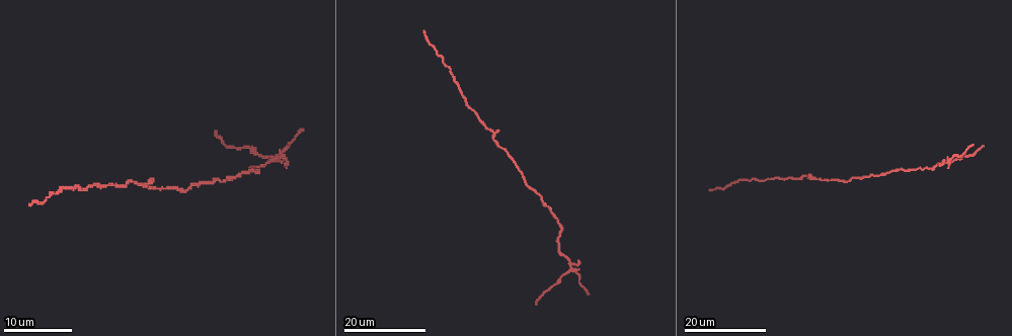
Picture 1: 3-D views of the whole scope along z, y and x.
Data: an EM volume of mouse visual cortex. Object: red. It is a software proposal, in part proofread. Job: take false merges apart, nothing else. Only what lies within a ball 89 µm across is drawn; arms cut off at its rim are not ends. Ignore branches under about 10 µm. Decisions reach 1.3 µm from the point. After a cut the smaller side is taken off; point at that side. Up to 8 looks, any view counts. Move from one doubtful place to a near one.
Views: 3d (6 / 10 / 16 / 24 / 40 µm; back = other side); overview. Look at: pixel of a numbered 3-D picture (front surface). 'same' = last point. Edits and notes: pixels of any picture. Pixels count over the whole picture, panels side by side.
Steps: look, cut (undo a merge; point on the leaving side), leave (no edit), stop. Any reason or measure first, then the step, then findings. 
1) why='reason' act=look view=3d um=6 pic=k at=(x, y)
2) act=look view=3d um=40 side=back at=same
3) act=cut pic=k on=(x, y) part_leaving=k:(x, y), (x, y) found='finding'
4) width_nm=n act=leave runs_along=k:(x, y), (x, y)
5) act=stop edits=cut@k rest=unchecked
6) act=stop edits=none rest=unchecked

why='sudden change in width' act=look view=3d um=16 pic=1 at=(559, 247)

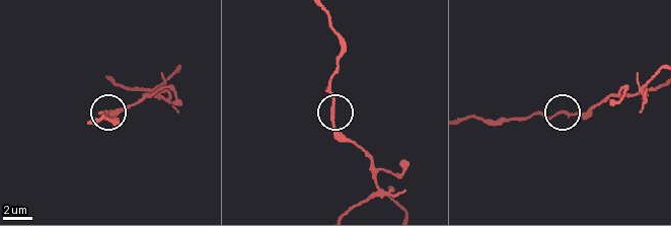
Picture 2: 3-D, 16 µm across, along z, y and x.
why='zoom in' act=look view=3d um=10 pic=2 at=(566, 112)

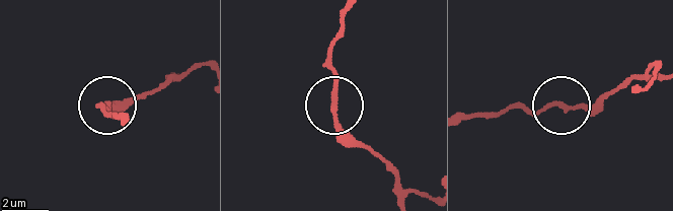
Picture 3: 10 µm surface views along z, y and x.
act=leave runs_along=3:(467, 118), (491, 118), (520, 106), (537, 112), (605, 99) found='all the same neuron'

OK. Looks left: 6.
why='thick turns thin' act=look view=3d um=24 pic=1 at=(570, 271)

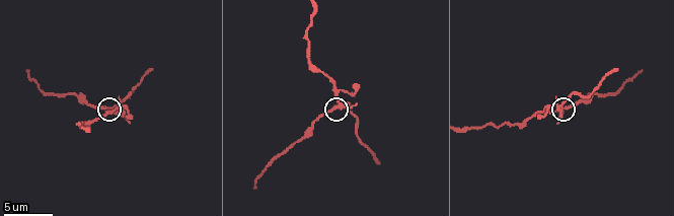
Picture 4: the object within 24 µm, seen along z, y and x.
act=look view=3d um=6 pic=4 at=(106, 108)

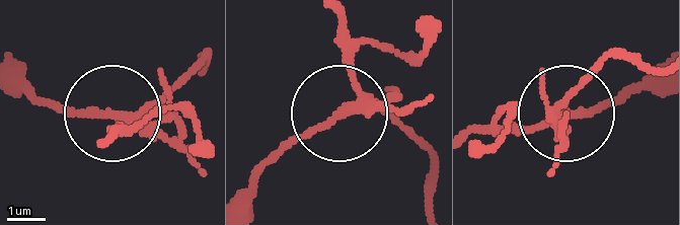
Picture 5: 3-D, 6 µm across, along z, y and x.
act=cut pic=5 on=(416, 103) part_leaving=5:(357, 110), (293, 140), (244, 198) found='a second neuron is stuck on'

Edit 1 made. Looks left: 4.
why='see it whole again' act=look view=overview

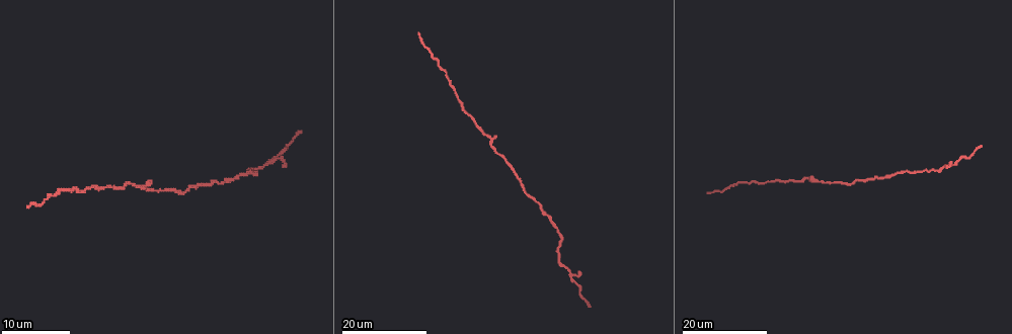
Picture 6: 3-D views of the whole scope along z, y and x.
act=look view=3d um=24 pic=6 at=(220, 183)

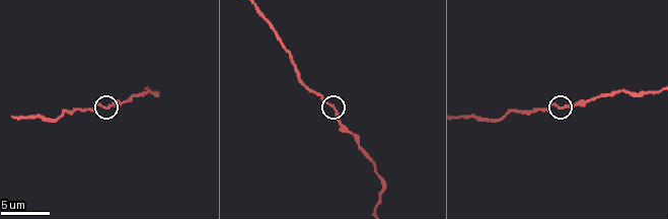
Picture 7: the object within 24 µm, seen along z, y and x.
act=look view=3d um=10 pic=7 at=(336, 111)

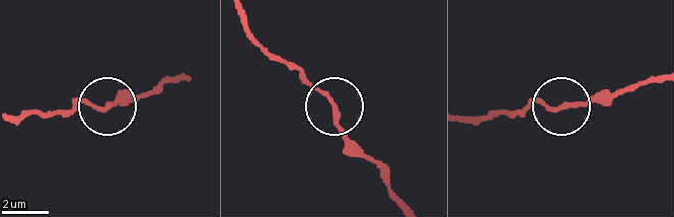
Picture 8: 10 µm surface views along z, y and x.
act=leave found='all the same neuron'

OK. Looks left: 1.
act=look view=3d um=6 pic=7 at=(499, 117)

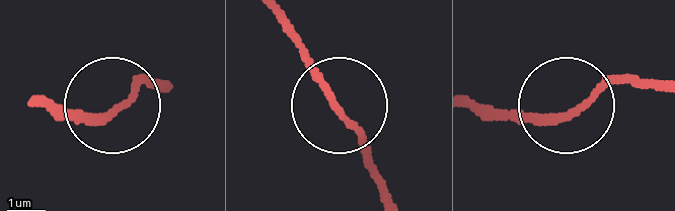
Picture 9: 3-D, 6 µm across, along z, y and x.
side_arm_um=43 act=leave runs_along=9:(332, 111), (384, 185) found='all the same neuron'

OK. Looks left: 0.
act=stop edits=cut@5 rest=unchecked

